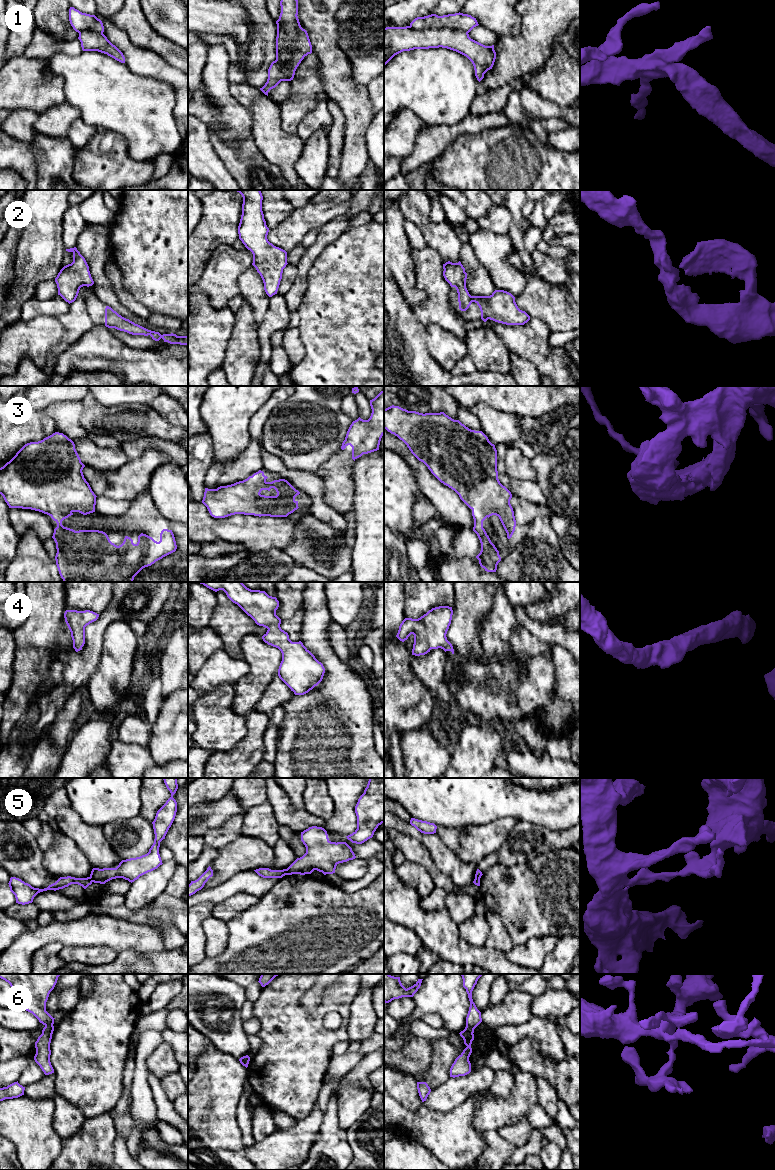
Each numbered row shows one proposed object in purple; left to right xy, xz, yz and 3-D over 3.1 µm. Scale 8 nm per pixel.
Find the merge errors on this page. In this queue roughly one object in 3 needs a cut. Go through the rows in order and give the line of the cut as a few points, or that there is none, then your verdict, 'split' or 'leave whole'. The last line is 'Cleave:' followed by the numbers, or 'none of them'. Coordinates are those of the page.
1: xz (301, 27), (296, 31), (289, 70), (284, 72) | split
2: no cut | leave whole
3: no cut | leave whole
4: no cut | leave whole
5: xz (285, 869), (286, 874) | split
6: xy (45, 1025), (52, 1026) | split
Cleave: 1, 5, 6

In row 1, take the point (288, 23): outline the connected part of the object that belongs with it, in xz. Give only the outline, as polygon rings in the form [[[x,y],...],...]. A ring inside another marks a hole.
[[[281,0],[281,13],[277,24],[276,60],[284,72],[289,72],[289,62],[293,56],[296,31],[301,28],[298,19],[298,0]]]

